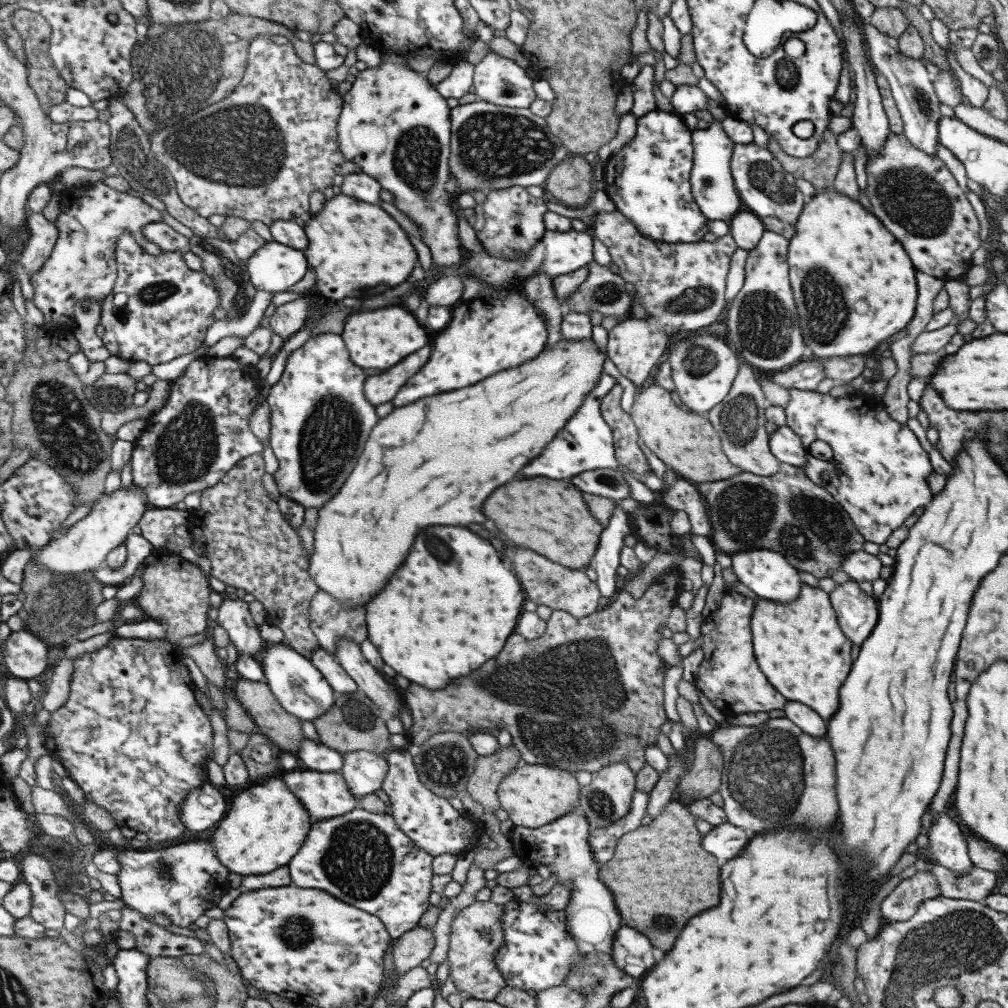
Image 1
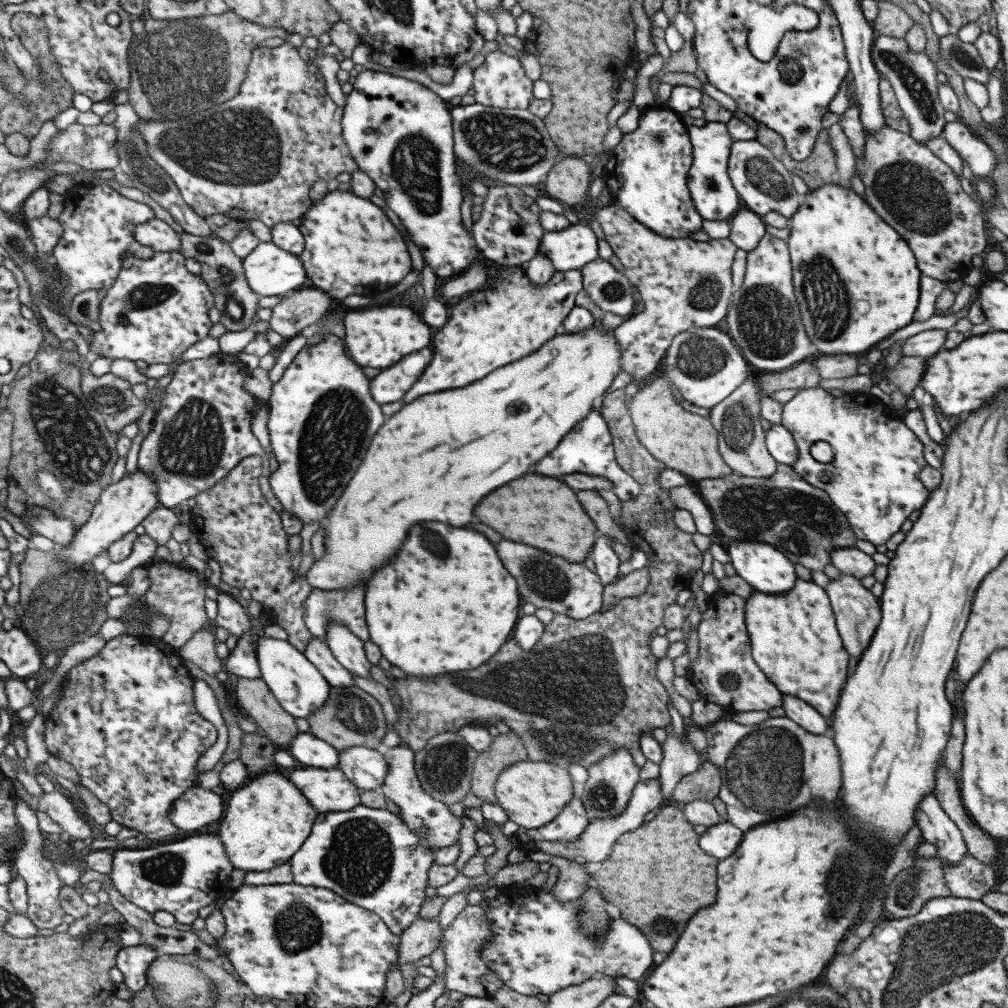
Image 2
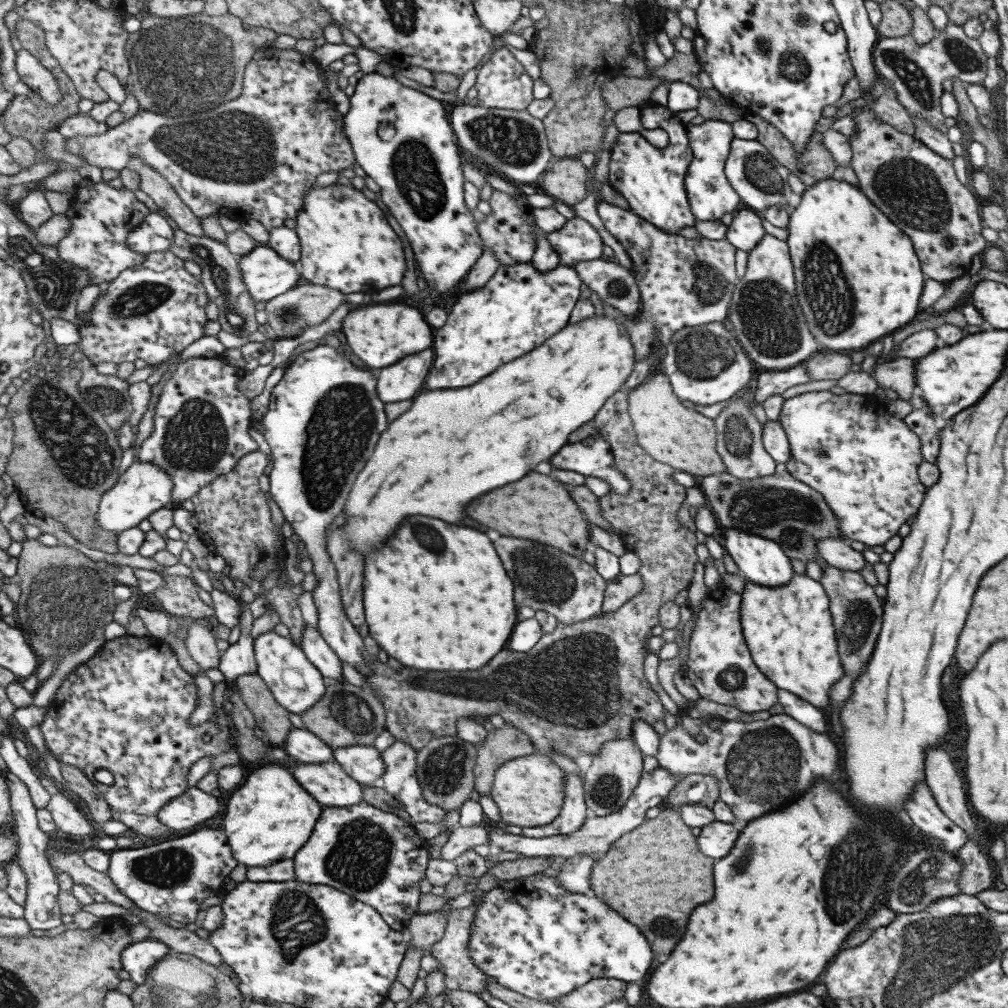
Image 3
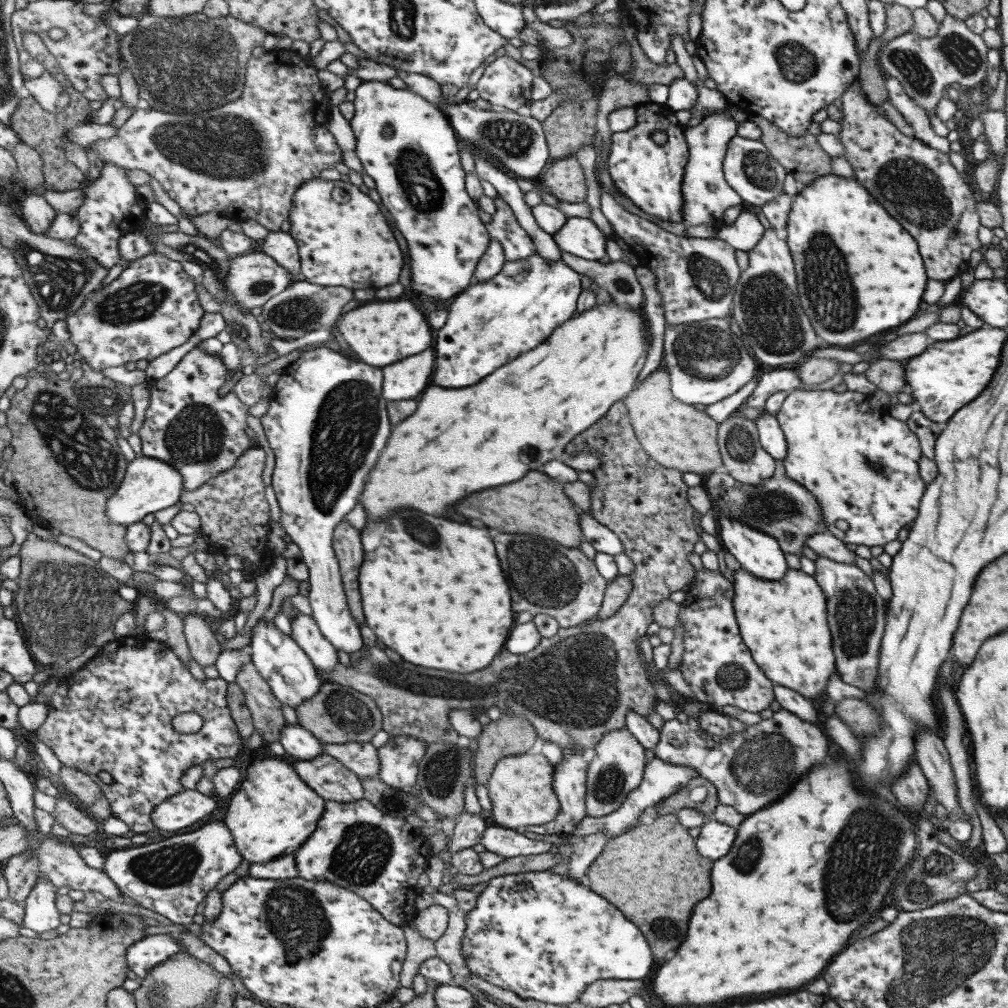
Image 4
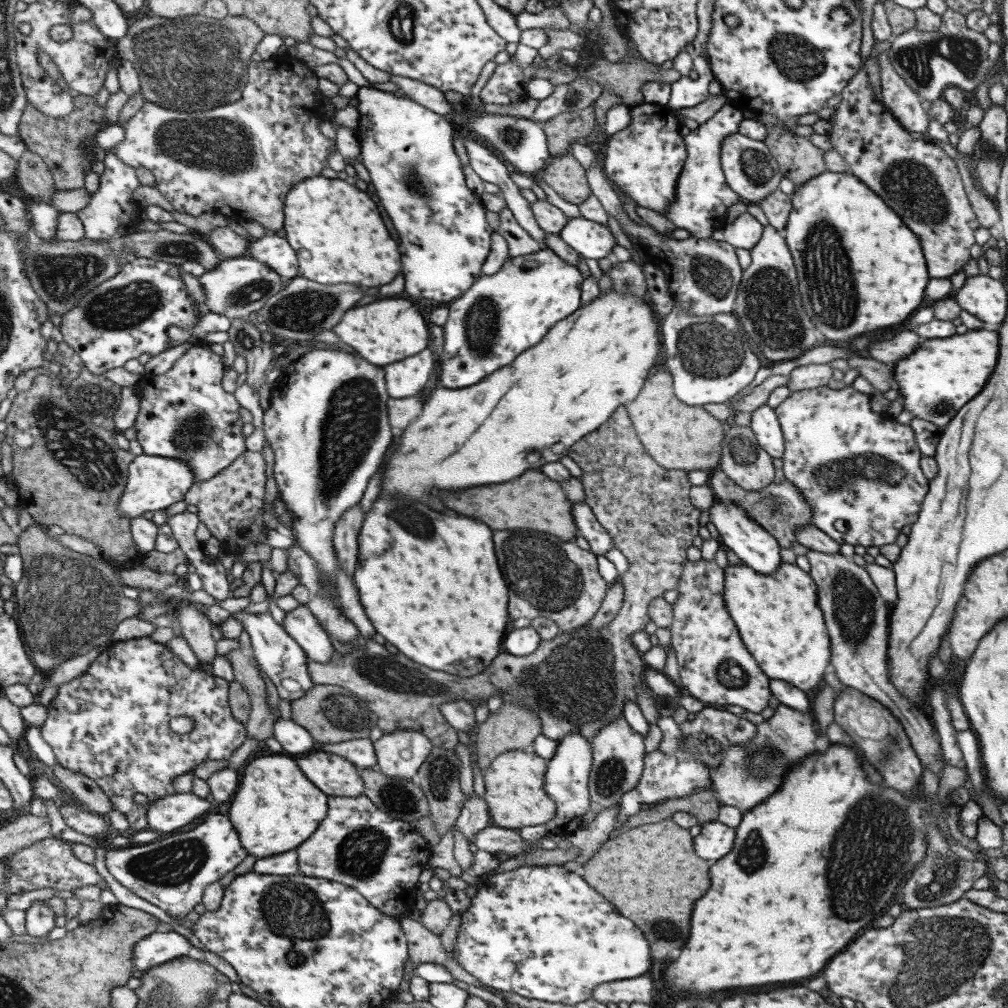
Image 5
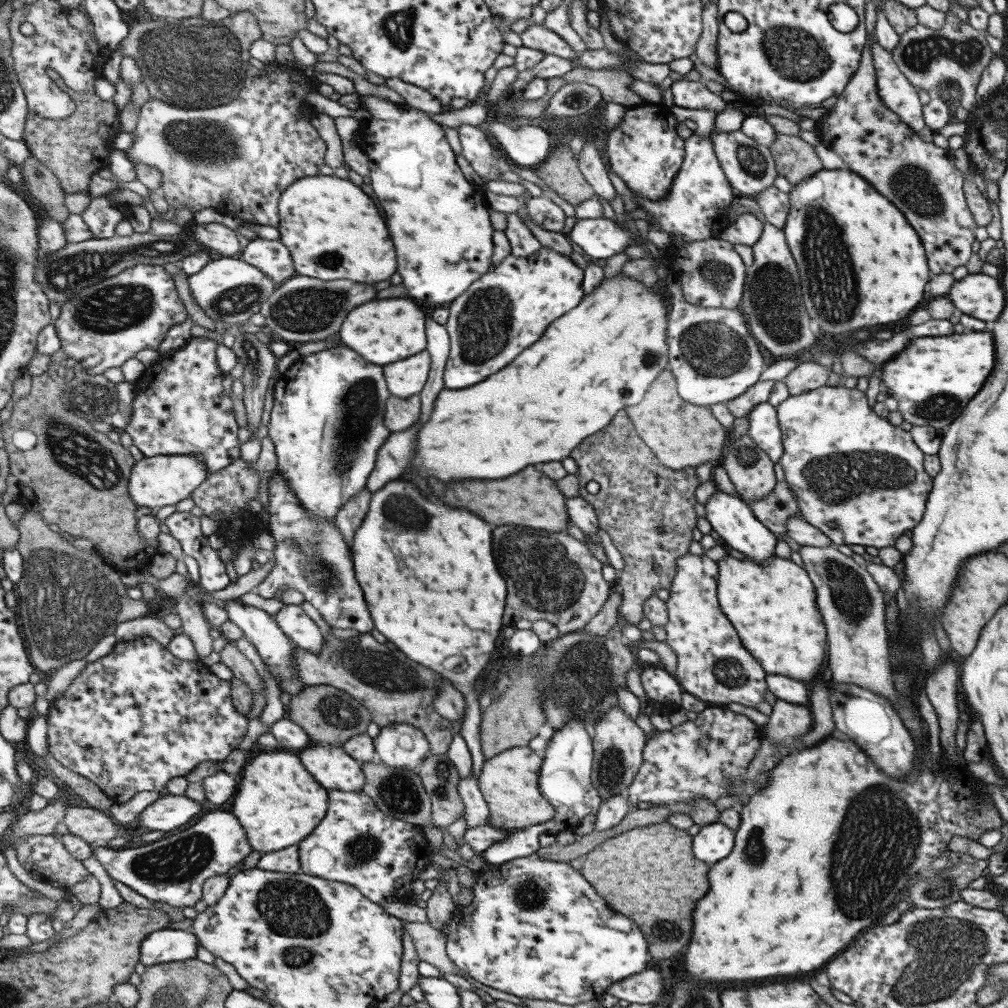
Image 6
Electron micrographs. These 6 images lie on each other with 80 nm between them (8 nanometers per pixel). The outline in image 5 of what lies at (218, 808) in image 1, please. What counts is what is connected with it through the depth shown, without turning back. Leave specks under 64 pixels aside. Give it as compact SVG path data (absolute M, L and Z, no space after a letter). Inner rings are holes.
M173 793L156 801L150 802L144 808L148 829L159 832L173 832L203 816L211 804L204 798L193 793Z

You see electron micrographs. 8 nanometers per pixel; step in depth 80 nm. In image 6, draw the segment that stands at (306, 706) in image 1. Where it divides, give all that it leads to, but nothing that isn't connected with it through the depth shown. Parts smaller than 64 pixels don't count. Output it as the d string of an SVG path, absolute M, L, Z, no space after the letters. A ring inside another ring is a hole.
M231 598L229 600L224 600L228 620L233 622L235 626L238 626L242 631L244 636L253 644L257 654L261 658L261 662L269 668L269 672L275 675L277 684L281 691L285 691L289 696L298 693L304 686L302 682L291 683L293 678L295 679L294 664L292 664L292 652L294 648L287 643L287 637L282 633L282 630L276 625L273 615L267 614L264 610L255 608L252 606L247 606L239 598Z

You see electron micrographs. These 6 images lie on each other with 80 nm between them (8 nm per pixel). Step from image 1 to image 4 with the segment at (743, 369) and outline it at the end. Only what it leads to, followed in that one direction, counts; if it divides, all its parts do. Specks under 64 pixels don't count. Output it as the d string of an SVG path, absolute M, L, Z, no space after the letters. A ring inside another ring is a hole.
M739 409L717 424L716 443L722 461L722 470L737 483L755 486L773 474L774 459L761 449L755 422L741 417Z

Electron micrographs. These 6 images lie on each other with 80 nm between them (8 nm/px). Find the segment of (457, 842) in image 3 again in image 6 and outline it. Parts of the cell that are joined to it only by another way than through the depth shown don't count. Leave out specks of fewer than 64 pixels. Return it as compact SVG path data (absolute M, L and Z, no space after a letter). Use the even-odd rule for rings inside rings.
M469 773L464 779L458 779L457 792L464 804L463 818L466 828L485 825L488 818L488 808L478 789L478 781Z

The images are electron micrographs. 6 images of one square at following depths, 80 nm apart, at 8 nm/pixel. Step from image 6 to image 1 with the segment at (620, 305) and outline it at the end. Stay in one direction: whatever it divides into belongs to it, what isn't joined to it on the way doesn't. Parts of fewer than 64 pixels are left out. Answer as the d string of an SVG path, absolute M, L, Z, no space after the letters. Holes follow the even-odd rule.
M591 337L576 343L561 338L557 341L557 344L543 349L532 359L526 360L516 367L496 372L485 378L483 382L477 382L469 388L429 396L425 400L415 400L415 402L406 404L405 408L395 407L387 416L381 417L379 422L373 426L353 472L347 476L347 480L343 482L343 486L337 491L337 494L318 510L317 523L312 534L314 540L313 553L308 556L308 574L317 588L337 599L342 607L361 607L363 609L367 600L373 594L377 594L377 590L381 590L385 586L391 572L403 562L403 558L407 556L409 546L413 544L413 536L421 528L433 526L433 524L447 524L447 526L465 526L469 522L479 522L481 524L485 520L481 510L479 510L481 502L489 496L491 490L509 482L529 460L539 456L539 453L547 447L547 444L551 443L557 432L561 431L565 423L576 413L576 410L585 400L586 394L594 389L598 378L604 373L603 360L605 360L605 357L597 350L597 346L593 343Z

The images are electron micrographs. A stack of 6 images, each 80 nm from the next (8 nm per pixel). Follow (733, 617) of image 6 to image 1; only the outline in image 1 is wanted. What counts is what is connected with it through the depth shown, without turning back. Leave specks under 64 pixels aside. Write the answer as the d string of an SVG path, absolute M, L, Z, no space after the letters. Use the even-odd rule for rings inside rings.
M800 584L800 591L791 603L774 603L772 600L757 598L750 616L750 635L752 653L759 670L766 676L769 684L787 701L800 702L814 710L827 722L837 710L839 687L851 668L849 651L852 644L845 638L837 624L836 614L830 605L828 594L819 587Z

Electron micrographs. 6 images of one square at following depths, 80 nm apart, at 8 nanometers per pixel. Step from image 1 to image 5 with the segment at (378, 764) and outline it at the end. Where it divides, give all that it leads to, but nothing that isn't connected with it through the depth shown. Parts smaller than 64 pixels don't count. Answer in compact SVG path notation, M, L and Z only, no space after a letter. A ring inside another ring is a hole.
M368 738L346 740L337 744L321 743L318 749L348 760L359 770L377 768L374 748Z

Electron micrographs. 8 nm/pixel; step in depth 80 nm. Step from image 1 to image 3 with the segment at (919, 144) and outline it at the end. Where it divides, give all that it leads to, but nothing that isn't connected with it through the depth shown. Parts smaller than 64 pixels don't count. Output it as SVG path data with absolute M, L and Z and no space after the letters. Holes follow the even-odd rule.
M947 22L943 30L936 31L926 44L918 45L911 34L900 37L879 38L872 48L872 65L878 76L895 92L900 105L909 116L915 115L937 129L944 116L940 111L941 85L951 77L966 85L981 84L985 78L986 54L976 38L969 38L962 25Z

